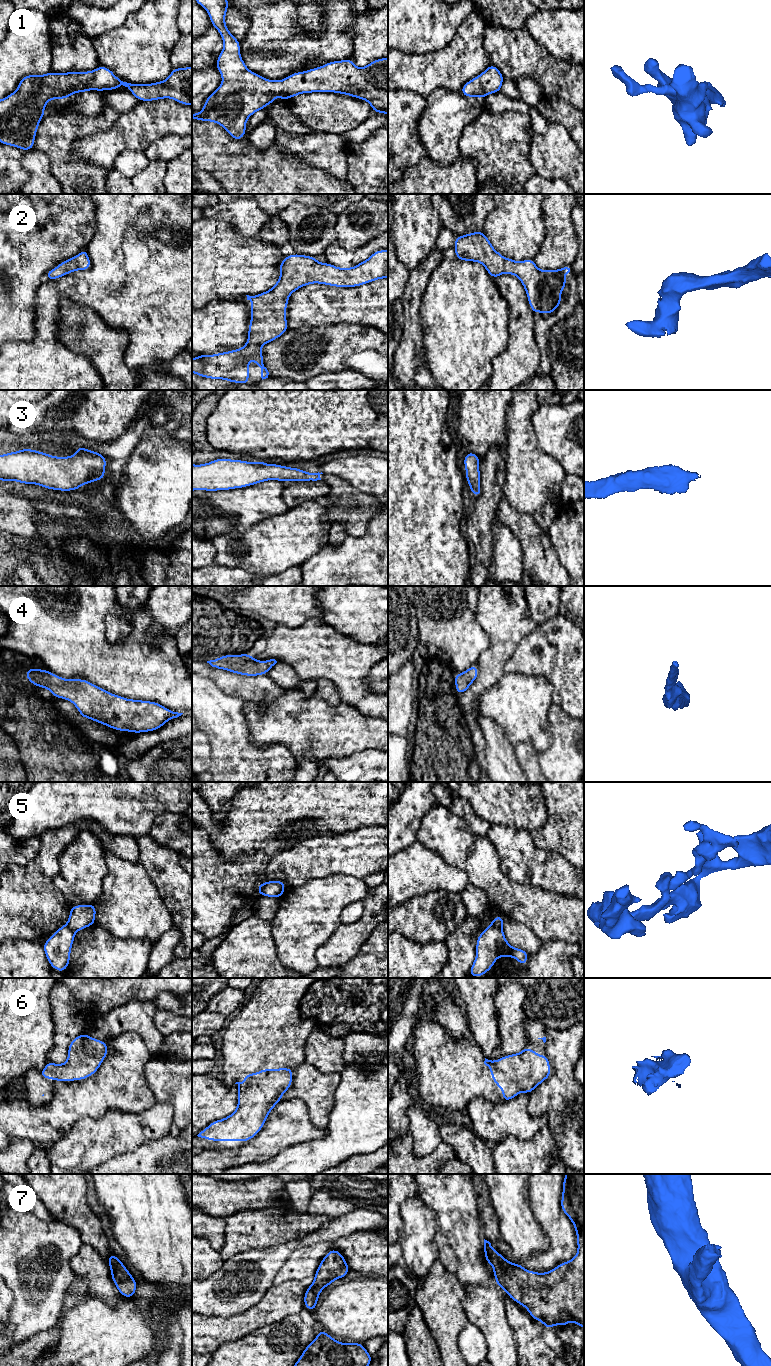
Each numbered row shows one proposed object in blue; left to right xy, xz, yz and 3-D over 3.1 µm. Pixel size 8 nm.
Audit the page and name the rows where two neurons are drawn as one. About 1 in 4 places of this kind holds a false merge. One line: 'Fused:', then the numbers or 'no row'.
Fused: 5

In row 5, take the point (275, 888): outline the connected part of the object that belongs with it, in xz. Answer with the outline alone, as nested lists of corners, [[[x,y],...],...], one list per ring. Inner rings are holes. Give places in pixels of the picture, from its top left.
[[[280,880],[266,882],[263,895],[267,897],[280,898],[285,891],[285,883]]]

